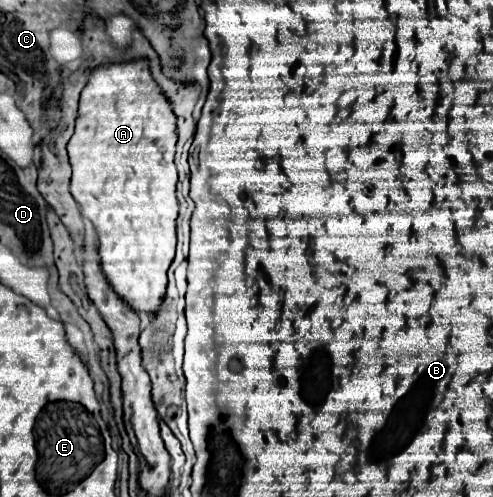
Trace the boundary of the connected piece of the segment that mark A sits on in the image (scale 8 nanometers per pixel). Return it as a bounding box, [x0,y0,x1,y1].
[68,59,178,317]

